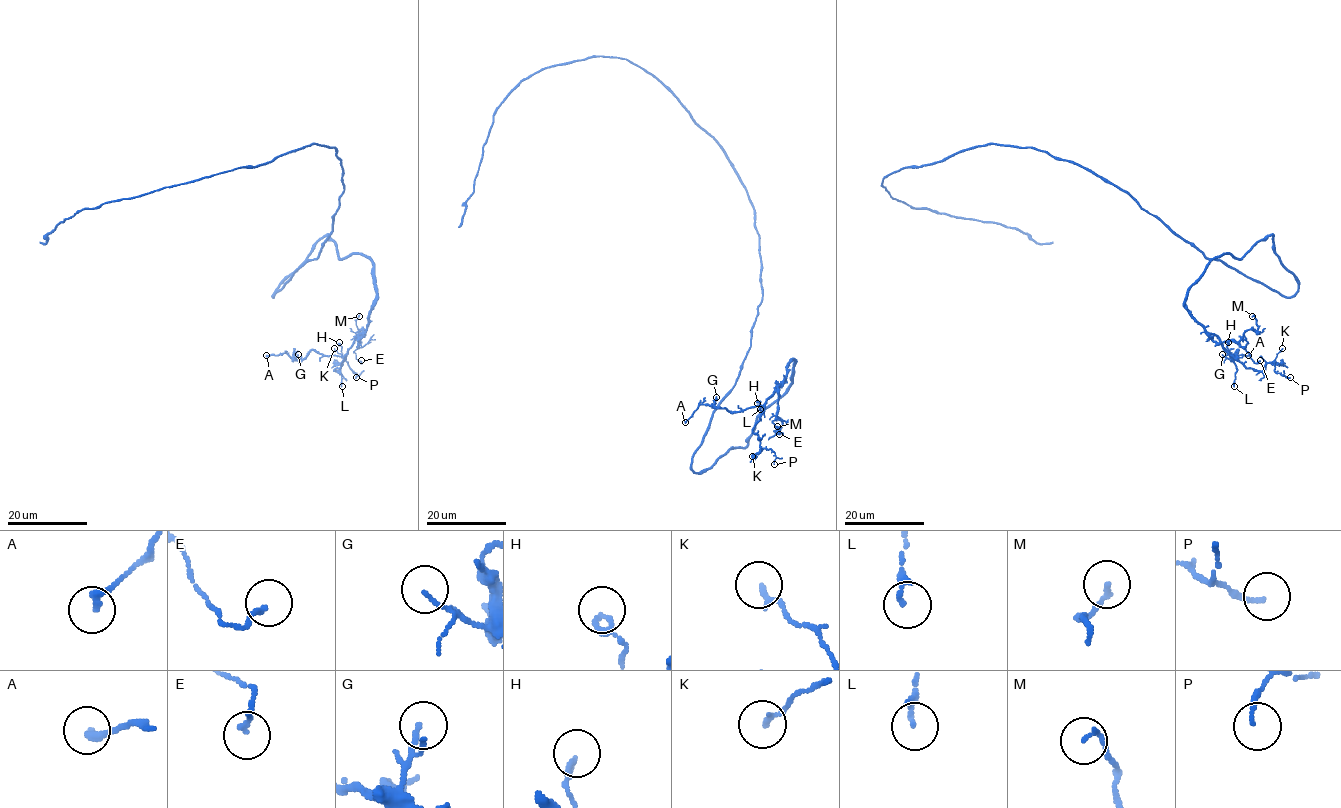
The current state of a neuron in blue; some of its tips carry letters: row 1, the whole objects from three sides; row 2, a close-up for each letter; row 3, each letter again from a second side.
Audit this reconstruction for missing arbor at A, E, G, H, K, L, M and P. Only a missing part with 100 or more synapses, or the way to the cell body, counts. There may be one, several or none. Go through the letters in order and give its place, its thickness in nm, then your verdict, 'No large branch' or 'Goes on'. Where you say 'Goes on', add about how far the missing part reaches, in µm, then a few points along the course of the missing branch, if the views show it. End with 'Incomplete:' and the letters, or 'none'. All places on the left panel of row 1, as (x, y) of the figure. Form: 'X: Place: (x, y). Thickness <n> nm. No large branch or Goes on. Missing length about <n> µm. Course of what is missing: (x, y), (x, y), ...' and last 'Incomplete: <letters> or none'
A: Place: (266, 355). Thickness 240 nm. No large branch
E: Place: (361, 360). Thickness 160 nm. No large branch
G: Place: (298, 354). Thickness 120 nm. No large branch
H: Place: (339, 342). Thickness 200 nm. No large branch
K: Place: (334, 348). Thickness 140 nm. No large branch
L: Place: (342, 386). Thickness 160 nm. No large branch
M: Place: (359, 316). Thickness 130 nm. No large branch
P: Place: (356, 377). Thickness 140 nm. No large branch
Incomplete: none

